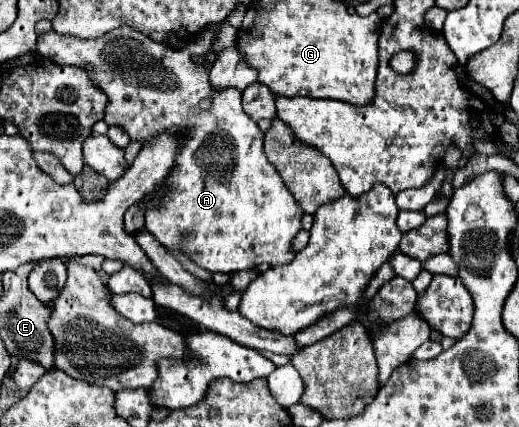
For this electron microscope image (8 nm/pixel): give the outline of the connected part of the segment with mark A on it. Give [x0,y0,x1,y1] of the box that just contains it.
[36,26,304,274]

